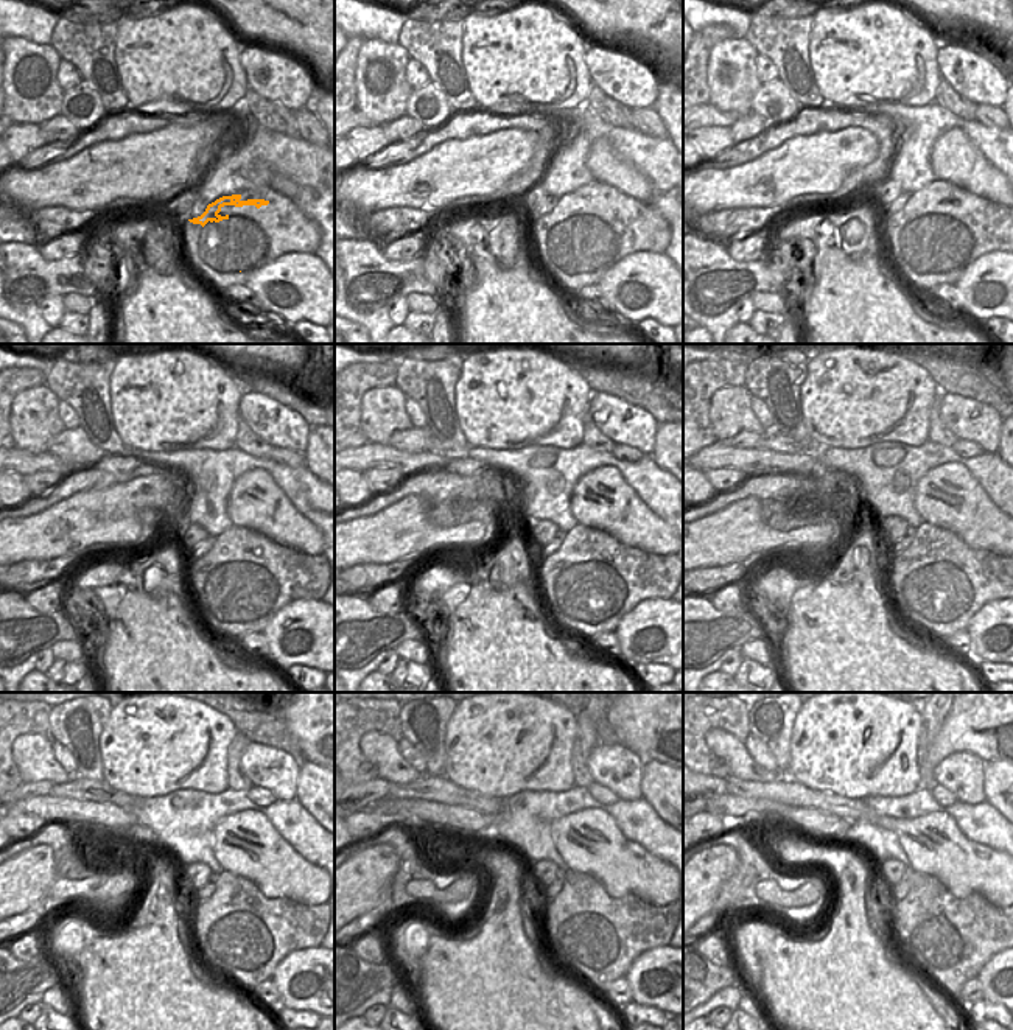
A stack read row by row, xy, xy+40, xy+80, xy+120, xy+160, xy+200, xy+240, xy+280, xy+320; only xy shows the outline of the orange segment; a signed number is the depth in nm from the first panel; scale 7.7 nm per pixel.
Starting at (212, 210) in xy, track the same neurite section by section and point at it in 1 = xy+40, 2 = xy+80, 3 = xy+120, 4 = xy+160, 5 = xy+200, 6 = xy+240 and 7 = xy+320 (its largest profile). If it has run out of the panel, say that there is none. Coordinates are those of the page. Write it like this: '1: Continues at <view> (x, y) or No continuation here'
1: Continues at xy+40 (574, 198)
2: Continues at xy+80 (907, 213)
3: Continues at xy+120 (223, 545)
4: Continues at xy+160 (571, 545)
5: Continues at xy+200 (920, 545)
6: Continues at xy+240 (223, 893)
7: Continues at xy+320 (909, 906)

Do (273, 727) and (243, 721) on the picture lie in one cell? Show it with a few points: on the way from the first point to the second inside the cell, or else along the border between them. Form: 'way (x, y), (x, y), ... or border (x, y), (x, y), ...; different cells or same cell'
way (265, 727), (257, 727), (251, 722); same cell

